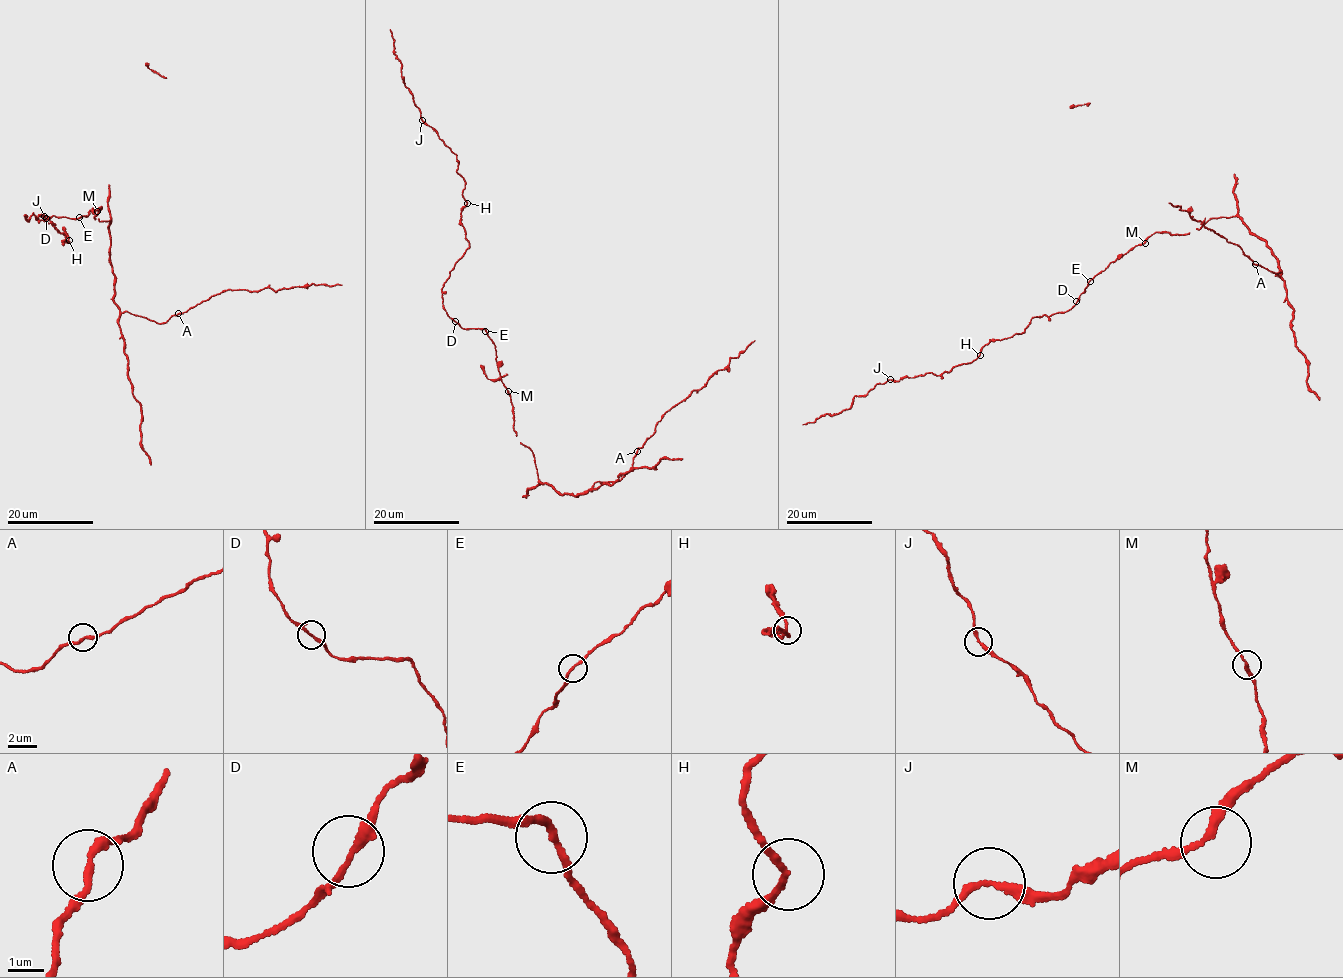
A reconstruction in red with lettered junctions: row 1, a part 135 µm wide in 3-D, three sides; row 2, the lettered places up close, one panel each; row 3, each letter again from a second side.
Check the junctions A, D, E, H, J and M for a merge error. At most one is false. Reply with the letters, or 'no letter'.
no letter

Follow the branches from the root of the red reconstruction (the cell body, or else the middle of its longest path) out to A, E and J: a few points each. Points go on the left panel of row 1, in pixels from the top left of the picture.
A: (97, 210), (101, 206), (94, 219), (110, 221), (108, 258), (119, 311), (161, 323), (178, 313)
E: (97, 210), (79, 217)
J: (97, 210), (76, 219), (36, 217), (49, 217), (65, 234), (64, 229), (67, 242), (44, 217)

